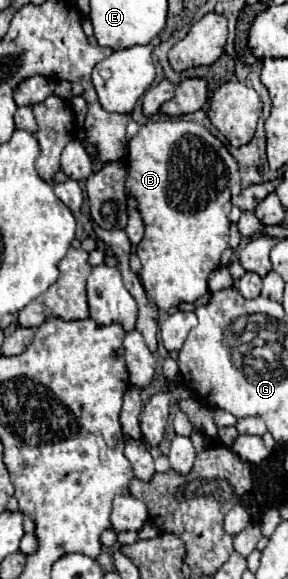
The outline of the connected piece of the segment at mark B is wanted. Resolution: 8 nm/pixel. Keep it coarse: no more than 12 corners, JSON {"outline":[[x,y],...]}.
{"outline":[[201,123],[127,145],[159,309],[205,295],[229,241],[237,163]]}

